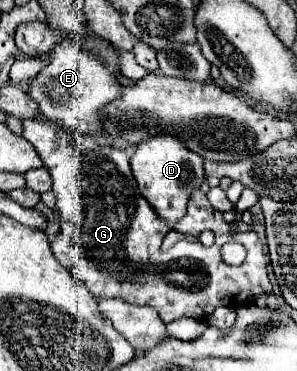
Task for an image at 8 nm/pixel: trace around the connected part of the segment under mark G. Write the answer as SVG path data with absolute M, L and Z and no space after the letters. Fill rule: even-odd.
M23 120L23 138L35 146L35 150L41 154L43 166L53 178L53 194L57 198L57 212L61 214L61 230L51 242L53 256L67 272L71 272L81 284L85 284L85 288L95 298L123 298L129 304L151 306L157 310L161 320L169 324L183 316L205 320L219 306L241 306L255 302L261 294L271 294L265 252L259 236L253 230L247 230L243 234L231 232L231 226L223 220L223 214L211 206L203 190L193 192L185 218L179 220L175 228L167 228L157 212L145 202L145 198L141 198L129 168L129 158L123 150L101 148L93 138L85 138L85 142L77 146L73 138L69 138L69 134L65 134L63 130L57 130L49 122L37 120ZM171 230L181 234L181 238L169 252L161 252L161 242ZM203 230L211 230L215 234L215 244L209 248L197 242ZM231 240L241 242L247 248L245 264L237 268L221 262L221 246ZM155 266L161 266L163 272L155 274Z

